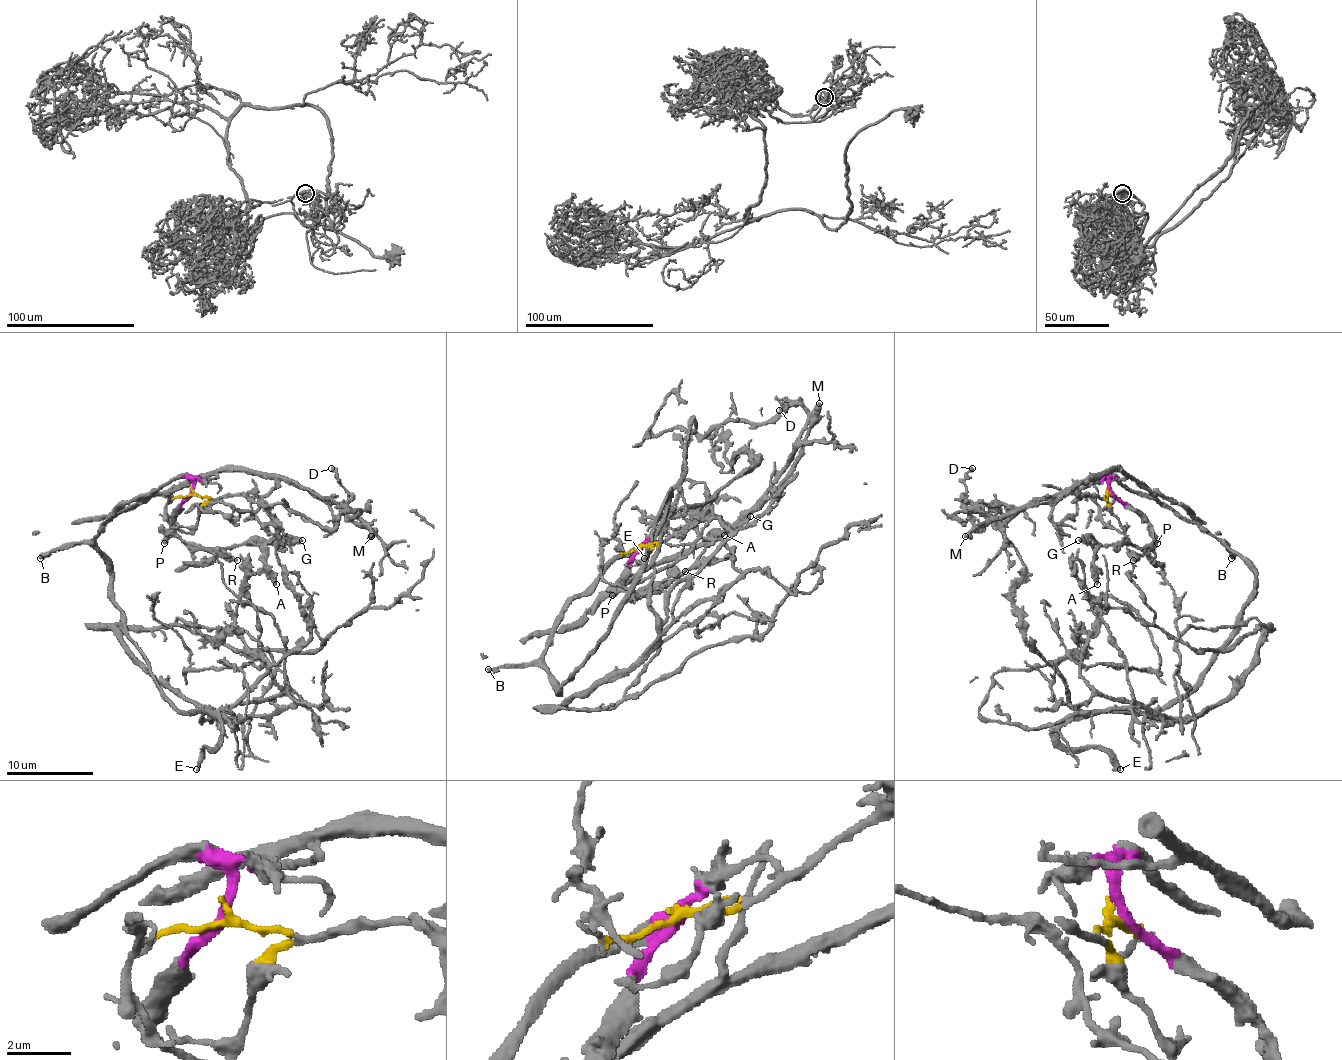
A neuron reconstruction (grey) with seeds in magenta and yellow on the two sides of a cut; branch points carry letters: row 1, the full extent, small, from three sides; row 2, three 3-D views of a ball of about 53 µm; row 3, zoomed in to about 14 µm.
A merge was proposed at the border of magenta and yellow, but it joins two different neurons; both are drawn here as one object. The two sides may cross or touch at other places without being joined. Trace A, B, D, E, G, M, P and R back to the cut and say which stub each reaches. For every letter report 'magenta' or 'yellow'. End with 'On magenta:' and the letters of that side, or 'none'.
A: magenta
B: magenta
D: yellow
E: magenta
G: magenta
M: yellow
P: magenta
R: magenta
On magenta: A, B, E, G, P, R

